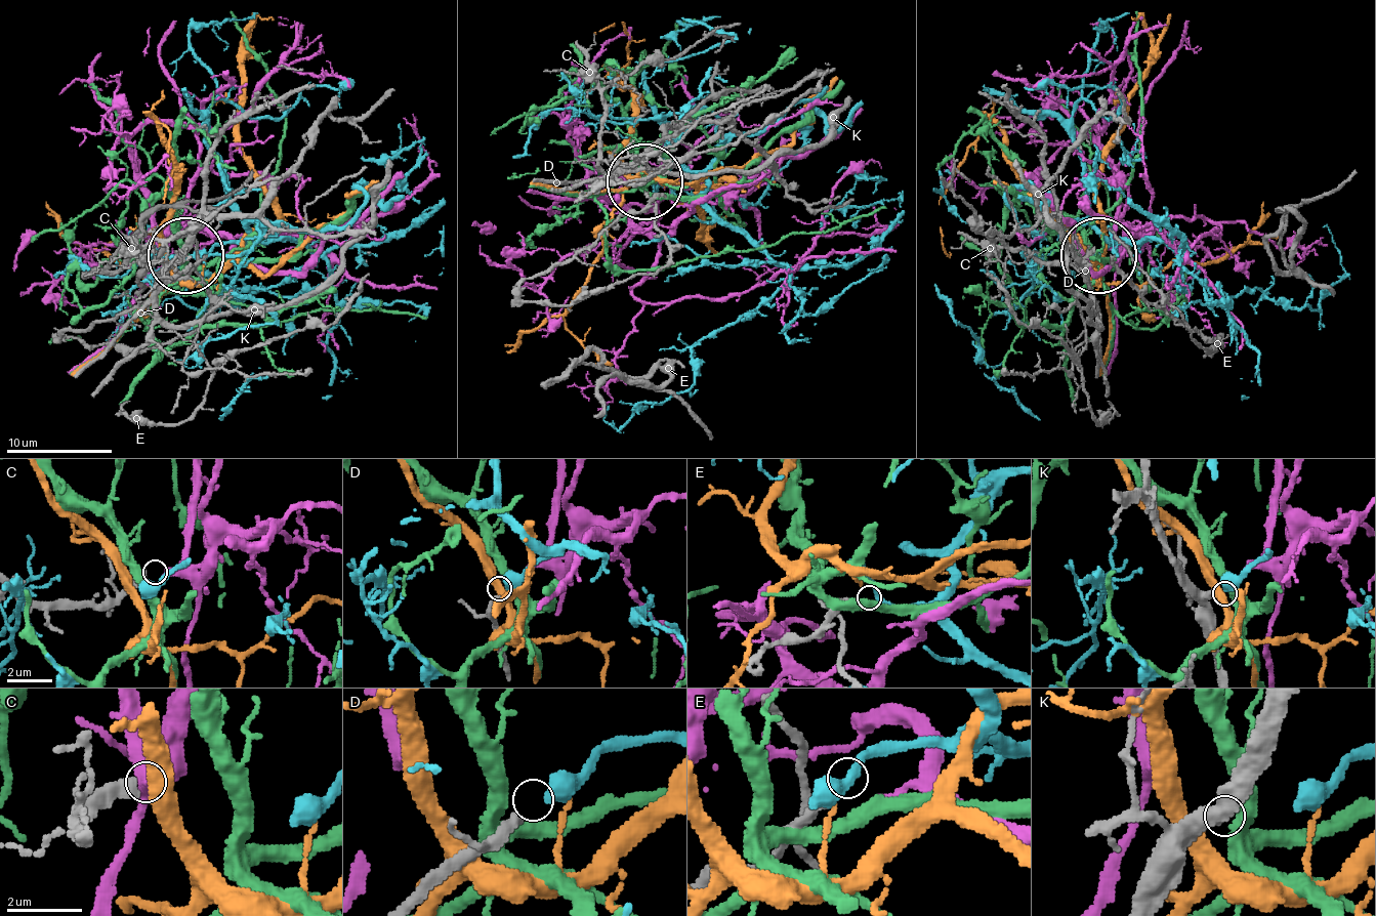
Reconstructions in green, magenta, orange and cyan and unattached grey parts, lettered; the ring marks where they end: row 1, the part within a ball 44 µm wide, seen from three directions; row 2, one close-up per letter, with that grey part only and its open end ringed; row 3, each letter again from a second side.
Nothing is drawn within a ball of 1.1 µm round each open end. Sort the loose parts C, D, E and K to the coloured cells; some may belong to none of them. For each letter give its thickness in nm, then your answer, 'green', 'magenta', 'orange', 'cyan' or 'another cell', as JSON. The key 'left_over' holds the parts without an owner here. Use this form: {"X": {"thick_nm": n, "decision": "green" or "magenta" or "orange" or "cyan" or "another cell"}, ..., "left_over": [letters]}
{"C": {"thick_nm": 360, "decision": "magenta"}, "D": {"thick_nm": 280, "decision": "cyan"}, "E": {"thick_nm": 200, "decision": "another cell"}, "K": {"thick_nm": 200, "decision": "another cell"}, "left_over": ["E", "K"]}

